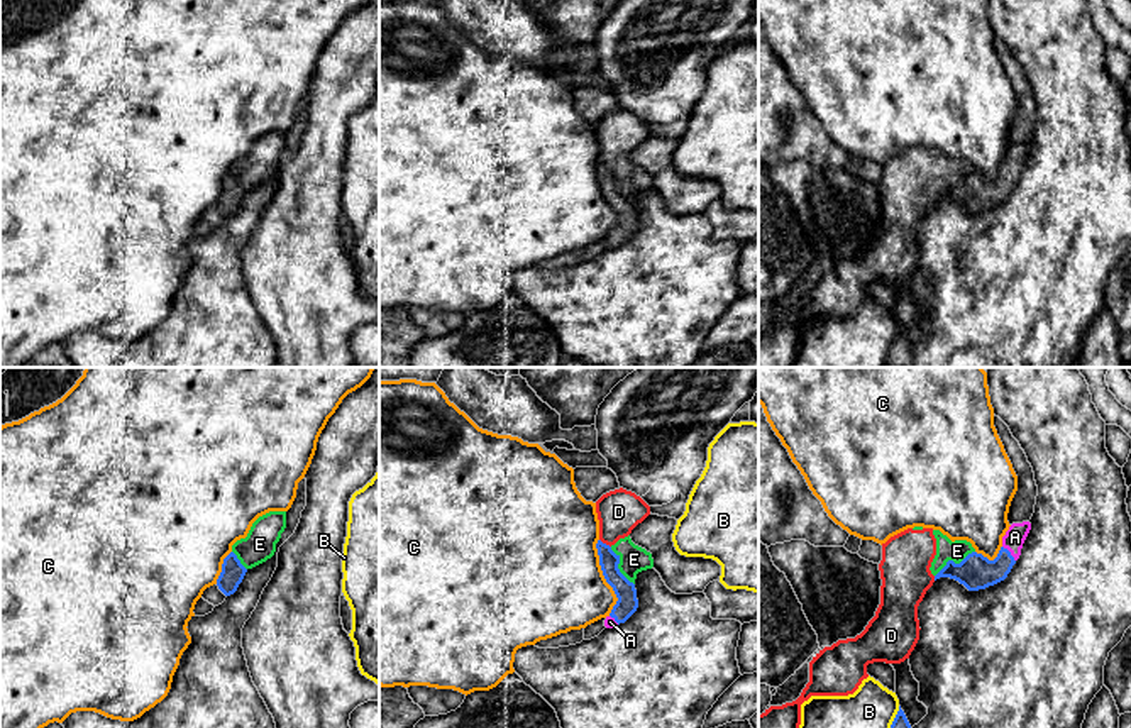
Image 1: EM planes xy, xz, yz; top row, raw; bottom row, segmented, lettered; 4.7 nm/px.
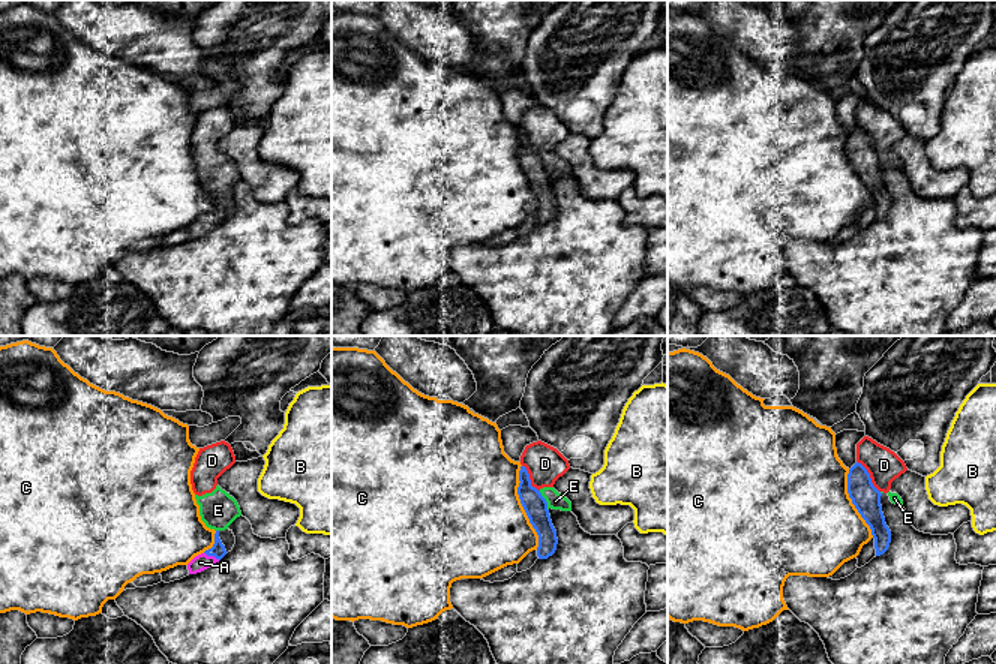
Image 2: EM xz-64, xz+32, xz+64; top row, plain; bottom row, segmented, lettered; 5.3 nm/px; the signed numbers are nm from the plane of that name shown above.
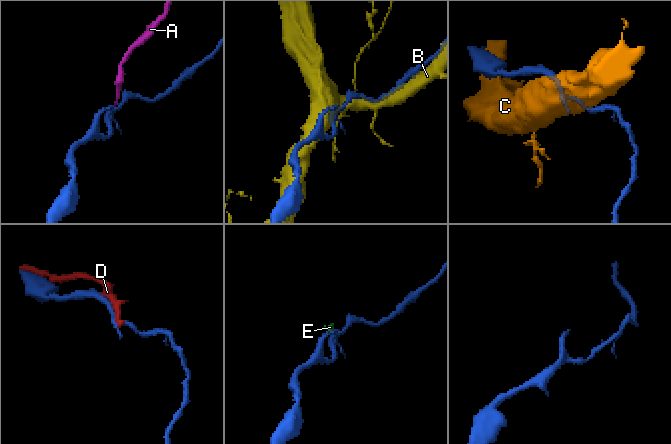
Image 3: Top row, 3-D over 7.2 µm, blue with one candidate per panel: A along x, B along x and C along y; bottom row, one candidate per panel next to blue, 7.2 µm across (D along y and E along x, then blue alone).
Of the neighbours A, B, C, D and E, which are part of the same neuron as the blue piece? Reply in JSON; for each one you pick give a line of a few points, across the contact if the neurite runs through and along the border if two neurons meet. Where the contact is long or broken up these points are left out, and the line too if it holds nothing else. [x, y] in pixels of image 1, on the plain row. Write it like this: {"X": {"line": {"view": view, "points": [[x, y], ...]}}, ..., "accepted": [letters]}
{"A": {"line": {"view": "yz", "points": [[976, 192], [993, 192], [1009, 175], [1015, 158]]}}, "accepted": ["A"]}

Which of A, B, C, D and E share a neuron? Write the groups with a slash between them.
A / B / C / D E

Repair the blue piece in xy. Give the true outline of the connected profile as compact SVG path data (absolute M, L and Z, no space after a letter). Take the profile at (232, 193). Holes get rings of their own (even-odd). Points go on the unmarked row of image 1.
M230 173L222 185L222 193L217 200L218 210L225 215L230 217L237 212L239 205L242 203L247 190L240 185L237 176Z

